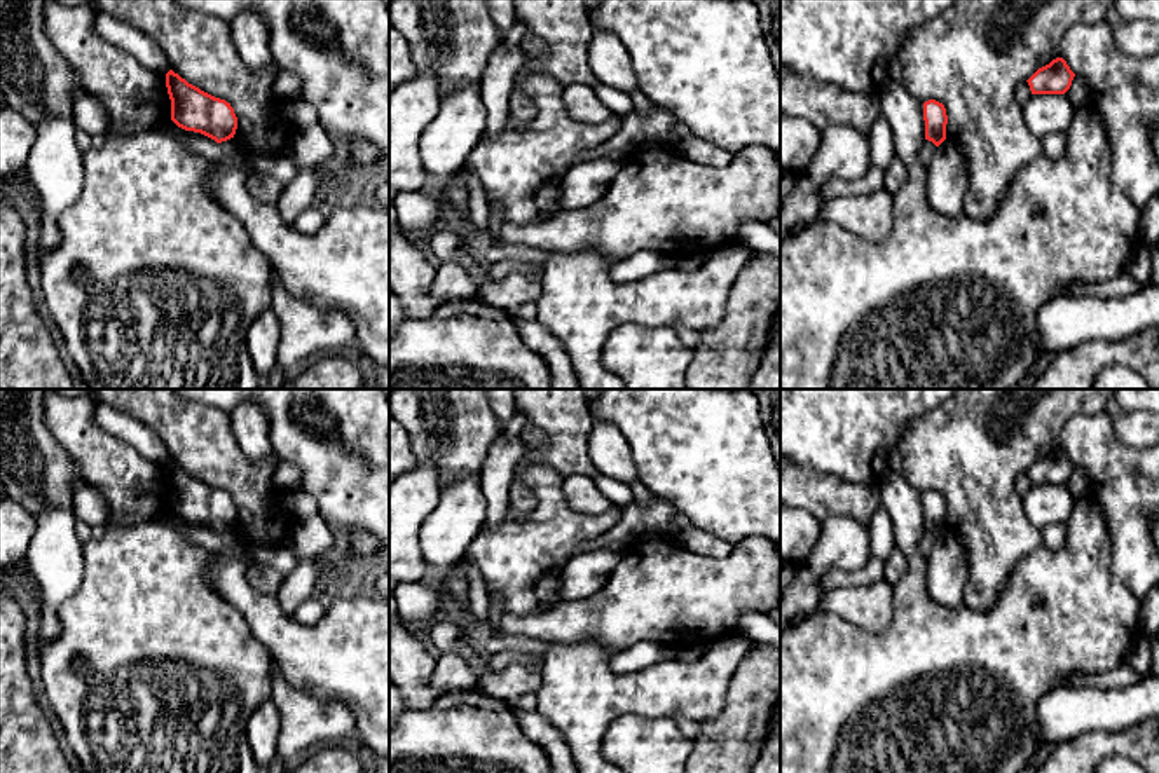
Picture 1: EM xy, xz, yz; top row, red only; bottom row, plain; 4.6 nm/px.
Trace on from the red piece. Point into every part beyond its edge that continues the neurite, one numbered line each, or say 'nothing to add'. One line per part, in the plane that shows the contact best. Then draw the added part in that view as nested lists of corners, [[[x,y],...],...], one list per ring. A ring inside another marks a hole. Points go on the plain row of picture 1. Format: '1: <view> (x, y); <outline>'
nothing to add

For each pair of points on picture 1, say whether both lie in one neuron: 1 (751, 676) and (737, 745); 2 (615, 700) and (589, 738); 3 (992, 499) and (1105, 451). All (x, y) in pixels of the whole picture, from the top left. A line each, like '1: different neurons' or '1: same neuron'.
1: same neuron
2: same neuron
3: different neurons

